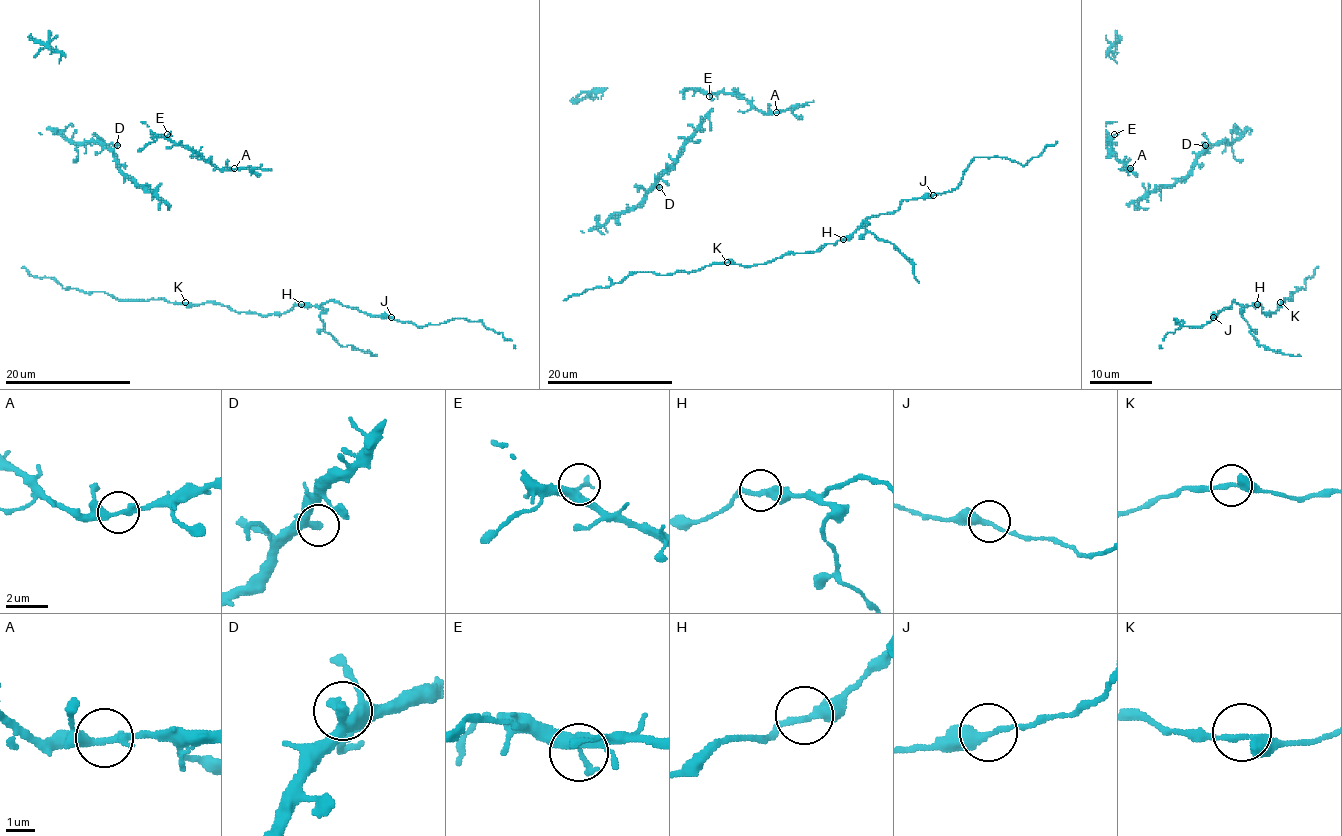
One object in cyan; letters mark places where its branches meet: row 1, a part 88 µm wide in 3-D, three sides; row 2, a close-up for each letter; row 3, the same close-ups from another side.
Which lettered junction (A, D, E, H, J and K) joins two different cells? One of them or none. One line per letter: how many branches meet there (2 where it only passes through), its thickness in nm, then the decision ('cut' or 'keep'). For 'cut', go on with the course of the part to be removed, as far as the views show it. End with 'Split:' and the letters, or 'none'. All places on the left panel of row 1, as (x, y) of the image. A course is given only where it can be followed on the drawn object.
A: 2 | 300 nm | keep
D: 2 | 240 nm | keep
E: 2 | 360 nm | keep
H: 2 | 300 nm | keep
J: 2 | 340 nm | keep
K: 2 | 280 nm | keep
Split: none

